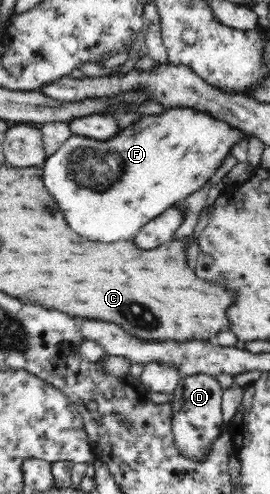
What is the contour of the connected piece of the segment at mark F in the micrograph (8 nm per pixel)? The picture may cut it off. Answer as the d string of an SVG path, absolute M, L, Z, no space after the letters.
M167 109L160 115L145 115L106 141L71 135L55 154L45 159L42 166L44 186L61 206L69 226L83 238L95 242L129 240L163 210L197 192L211 174L215 174L221 160L229 156L231 146L246 137L243 131L213 119L211 115L193 109Z

